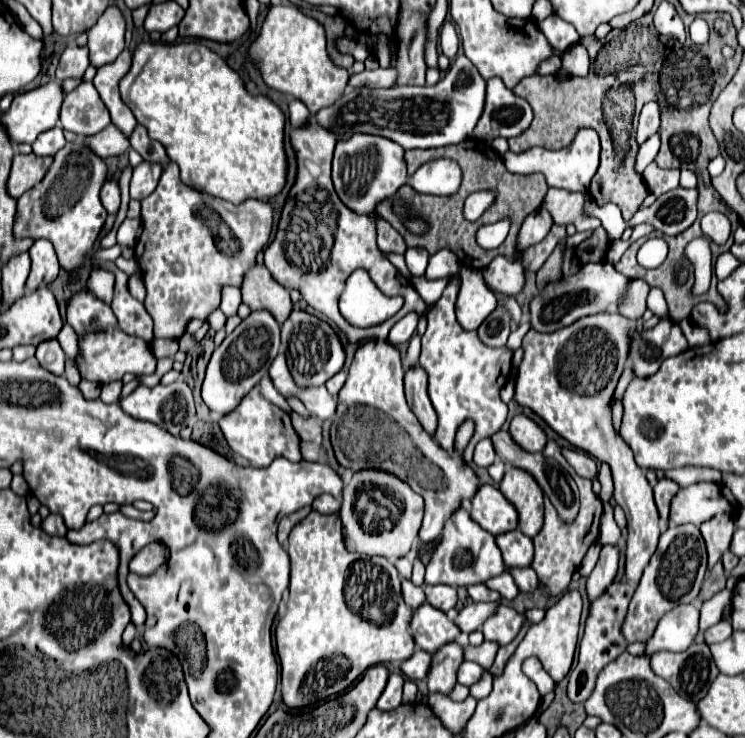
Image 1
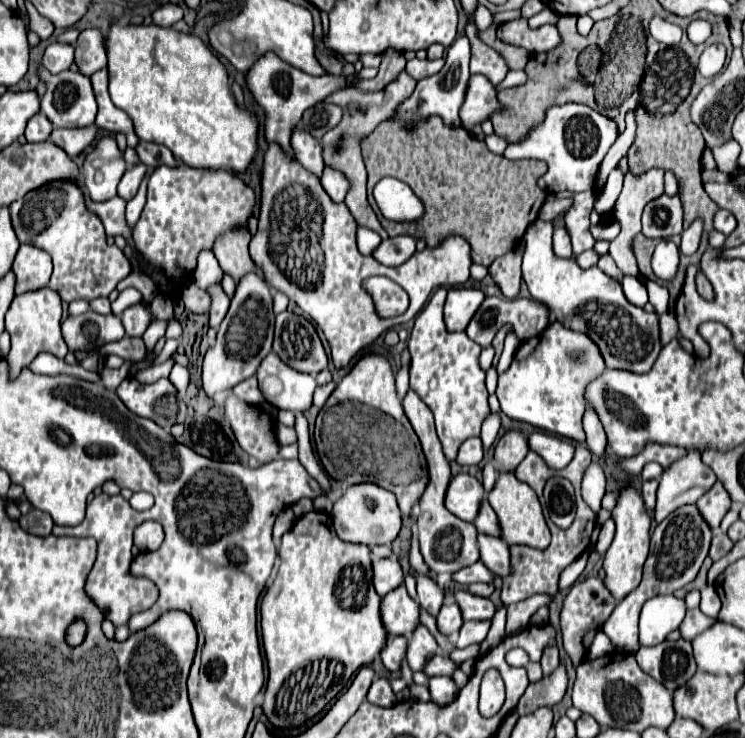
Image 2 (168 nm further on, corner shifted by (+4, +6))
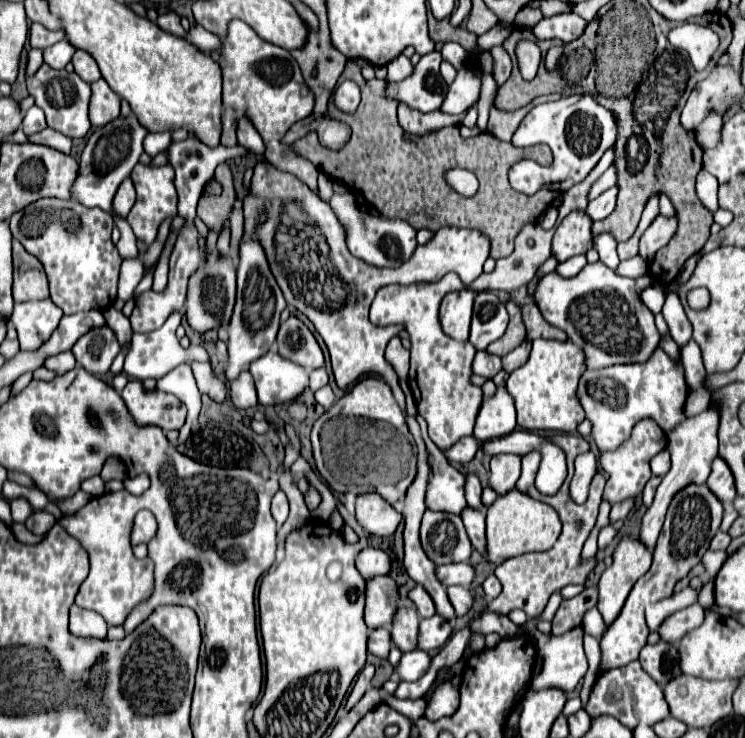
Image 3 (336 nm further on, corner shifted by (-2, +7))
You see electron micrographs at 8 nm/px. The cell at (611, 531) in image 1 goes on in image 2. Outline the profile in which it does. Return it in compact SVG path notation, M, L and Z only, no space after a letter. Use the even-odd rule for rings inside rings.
M592 463L584 475L582 481L582 497L584 501L590 505L590 509L594 509L594 513L598 513L602 509L602 497L606 493L606 479L604 479L604 471L600 467L600 463Z

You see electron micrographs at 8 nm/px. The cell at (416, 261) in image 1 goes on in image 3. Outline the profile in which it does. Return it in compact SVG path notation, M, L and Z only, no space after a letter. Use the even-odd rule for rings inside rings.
M352 192L334 194L330 200L330 206L336 212L338 222L342 224L342 228L346 232L348 250L356 258L360 258L372 266L378 266L378 268L396 268L412 256L412 252L416 248L416 238L414 238L416 230L412 230L412 226L408 222L396 220L396 218L388 220L388 218L376 216L372 212L362 212L358 208L358 204L354 202Z

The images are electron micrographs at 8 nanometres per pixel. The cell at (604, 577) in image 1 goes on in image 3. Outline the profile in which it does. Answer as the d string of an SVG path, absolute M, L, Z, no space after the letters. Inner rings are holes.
M632 498L632 500L624 500L624 502L620 502L620 504L614 504L614 506L612 506L612 512L610 512L612 524L614 524L616 520L620 520L620 518L626 518L626 516L630 514L632 506L634 506L634 498Z

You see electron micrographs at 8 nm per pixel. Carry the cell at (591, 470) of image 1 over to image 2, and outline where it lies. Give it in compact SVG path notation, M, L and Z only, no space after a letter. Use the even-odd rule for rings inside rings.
M532 433L528 435L528 439L530 439L530 449L542 455L552 469L564 469L574 459L574 445L562 441L556 435Z

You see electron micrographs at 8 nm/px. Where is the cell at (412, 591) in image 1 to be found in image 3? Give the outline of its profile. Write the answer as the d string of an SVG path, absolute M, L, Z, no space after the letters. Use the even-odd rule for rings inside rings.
M364 546L356 556L356 568L364 578L372 578L376 574L388 574L390 572L390 556L372 546Z

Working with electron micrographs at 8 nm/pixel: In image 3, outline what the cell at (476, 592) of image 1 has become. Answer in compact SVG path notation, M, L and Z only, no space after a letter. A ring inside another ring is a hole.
M492 574L492 576L488 576L488 578L484 580L482 588L484 588L484 592L486 592L486 598L488 598L488 600L496 598L496 596L502 592L502 584L500 584L500 580L498 580L494 574Z

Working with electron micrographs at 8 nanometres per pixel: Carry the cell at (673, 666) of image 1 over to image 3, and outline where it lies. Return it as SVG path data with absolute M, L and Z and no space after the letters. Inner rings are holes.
M668 642L646 644L640 652L640 664L646 674L650 674L660 686L680 676L678 648Z

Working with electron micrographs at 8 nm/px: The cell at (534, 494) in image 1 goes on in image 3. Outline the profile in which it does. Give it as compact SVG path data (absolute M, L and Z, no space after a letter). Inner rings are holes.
M510 490L508 494L496 498L496 502L488 508L484 558L492 564L500 564L506 558L512 558L518 554L548 550L558 540L560 528L562 528L562 522L552 506L542 504L518 490Z

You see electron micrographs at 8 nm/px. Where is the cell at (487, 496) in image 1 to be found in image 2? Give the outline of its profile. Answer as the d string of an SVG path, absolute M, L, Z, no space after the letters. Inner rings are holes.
M460 473L450 481L446 493L446 509L462 521L472 523L478 515L478 505L486 501L486 495L488 493L482 489L482 483L476 477Z

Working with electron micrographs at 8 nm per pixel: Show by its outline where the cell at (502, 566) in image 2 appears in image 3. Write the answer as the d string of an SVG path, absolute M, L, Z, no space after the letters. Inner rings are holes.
M466 506L464 512L460 512L460 518L462 518L464 526L466 526L466 532L468 532L468 538L470 538L472 546L480 554L484 554L484 540L486 540L486 536L484 536L484 532L486 532L484 518L486 518L486 514L482 510L474 510L474 508Z

